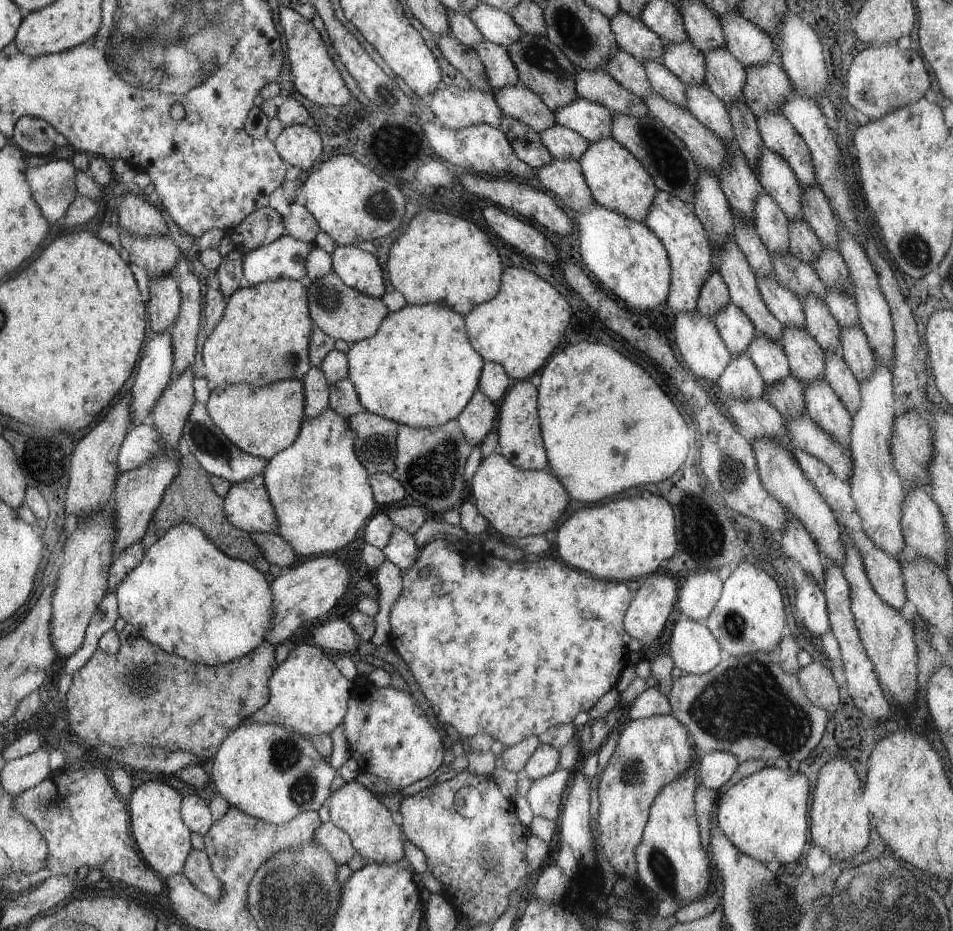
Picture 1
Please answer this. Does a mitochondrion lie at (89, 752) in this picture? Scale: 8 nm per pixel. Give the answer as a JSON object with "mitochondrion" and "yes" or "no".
{"mitochondrion":"no"}

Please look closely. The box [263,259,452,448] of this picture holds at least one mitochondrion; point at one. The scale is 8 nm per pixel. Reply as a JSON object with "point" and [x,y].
{"point":[328,299]}

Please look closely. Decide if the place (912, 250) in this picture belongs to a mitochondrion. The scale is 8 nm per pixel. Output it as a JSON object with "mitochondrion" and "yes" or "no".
{"mitochondrion":"yes"}

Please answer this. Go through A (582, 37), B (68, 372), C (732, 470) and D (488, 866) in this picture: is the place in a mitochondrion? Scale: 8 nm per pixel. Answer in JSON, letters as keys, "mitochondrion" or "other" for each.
{"A":"mitochondrion","B":"other","C":"mitochondrion","D":"mitochondrion"}

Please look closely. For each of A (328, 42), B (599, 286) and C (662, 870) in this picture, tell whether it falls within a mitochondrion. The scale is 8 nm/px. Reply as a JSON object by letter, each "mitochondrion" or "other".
{"A":"other","B":"other","C":"mitochondrion"}

